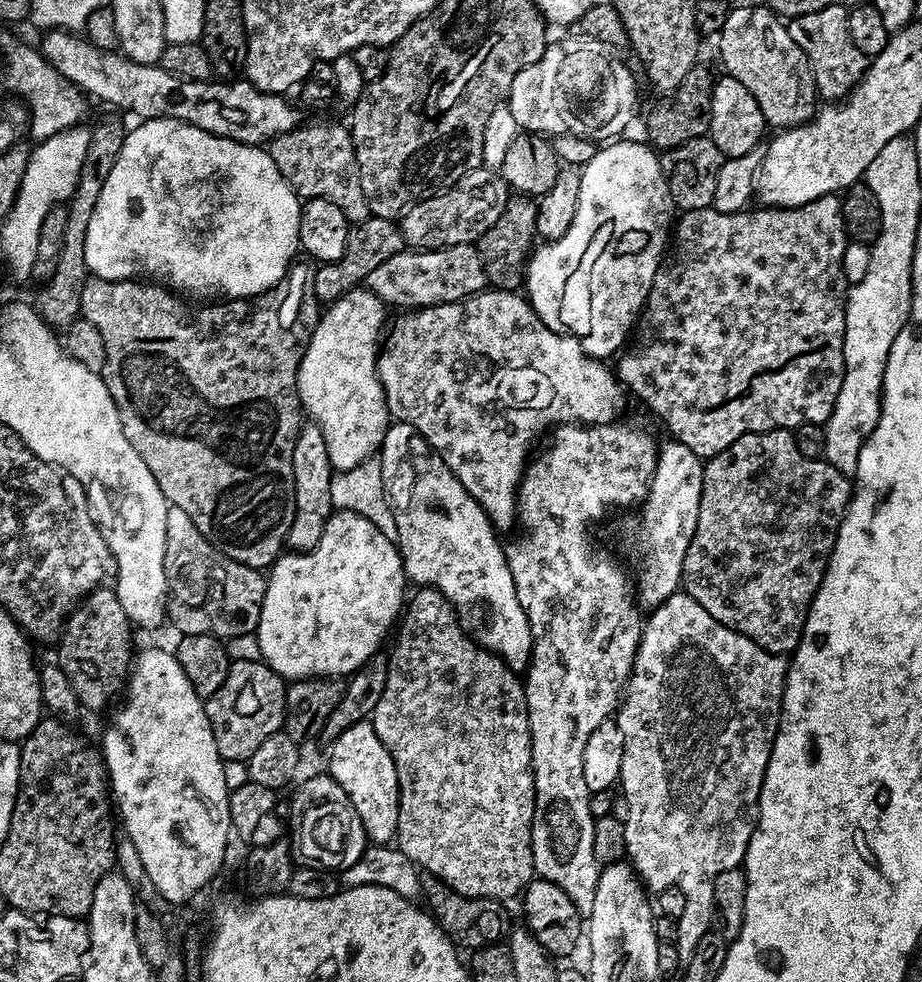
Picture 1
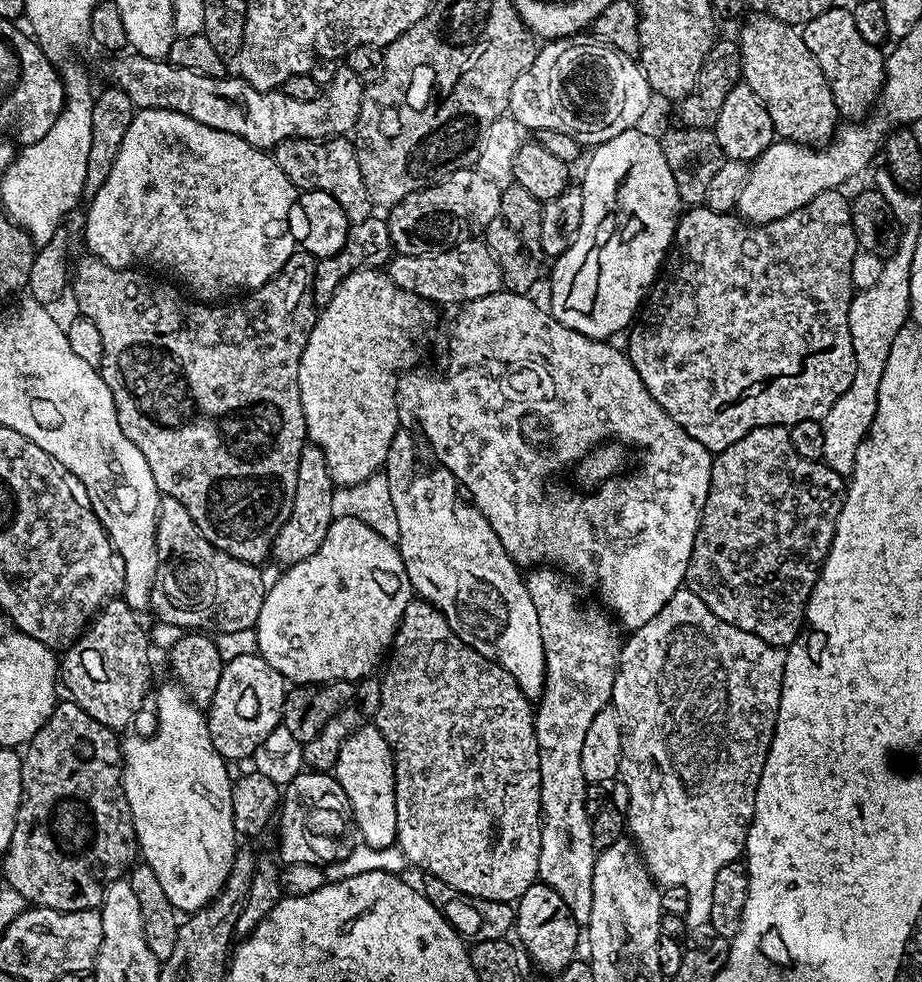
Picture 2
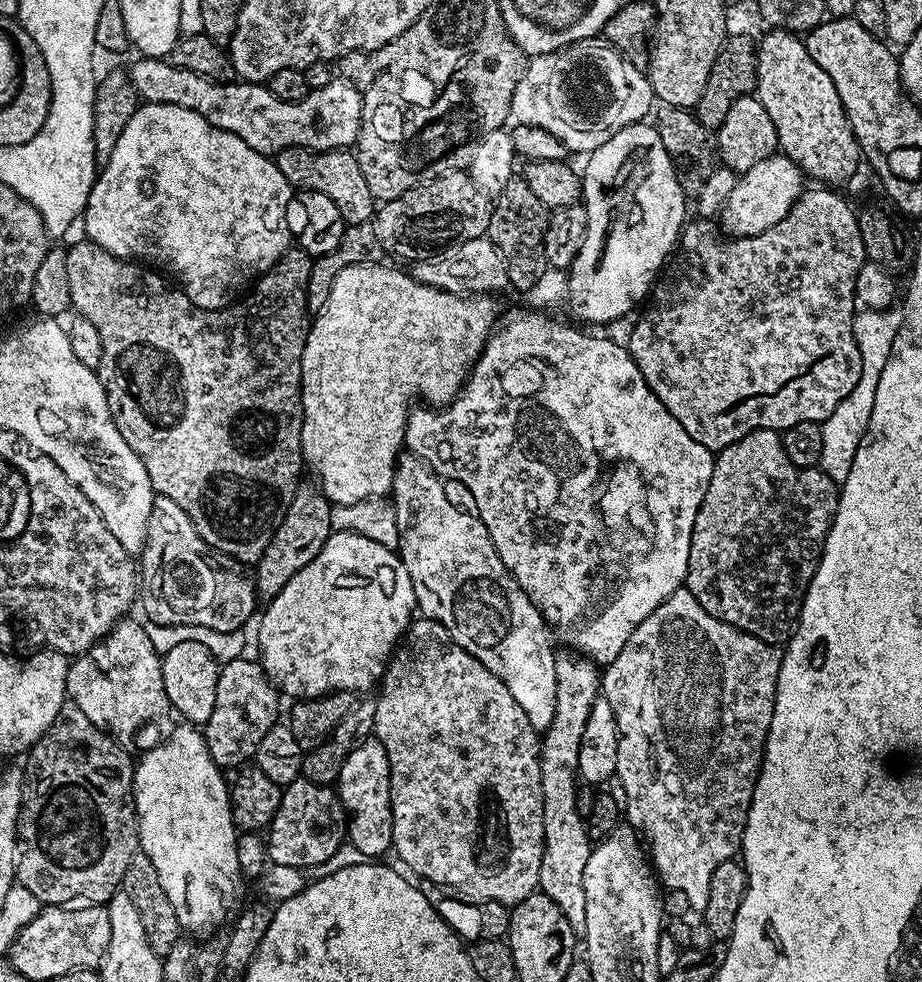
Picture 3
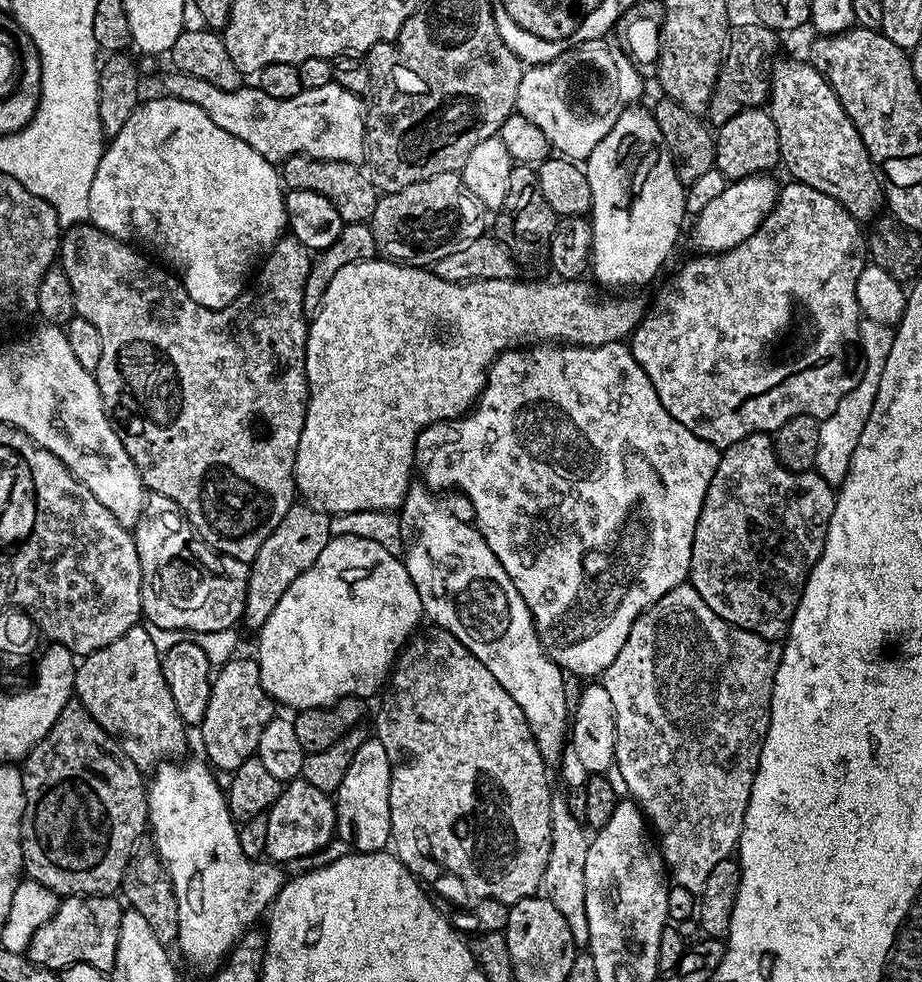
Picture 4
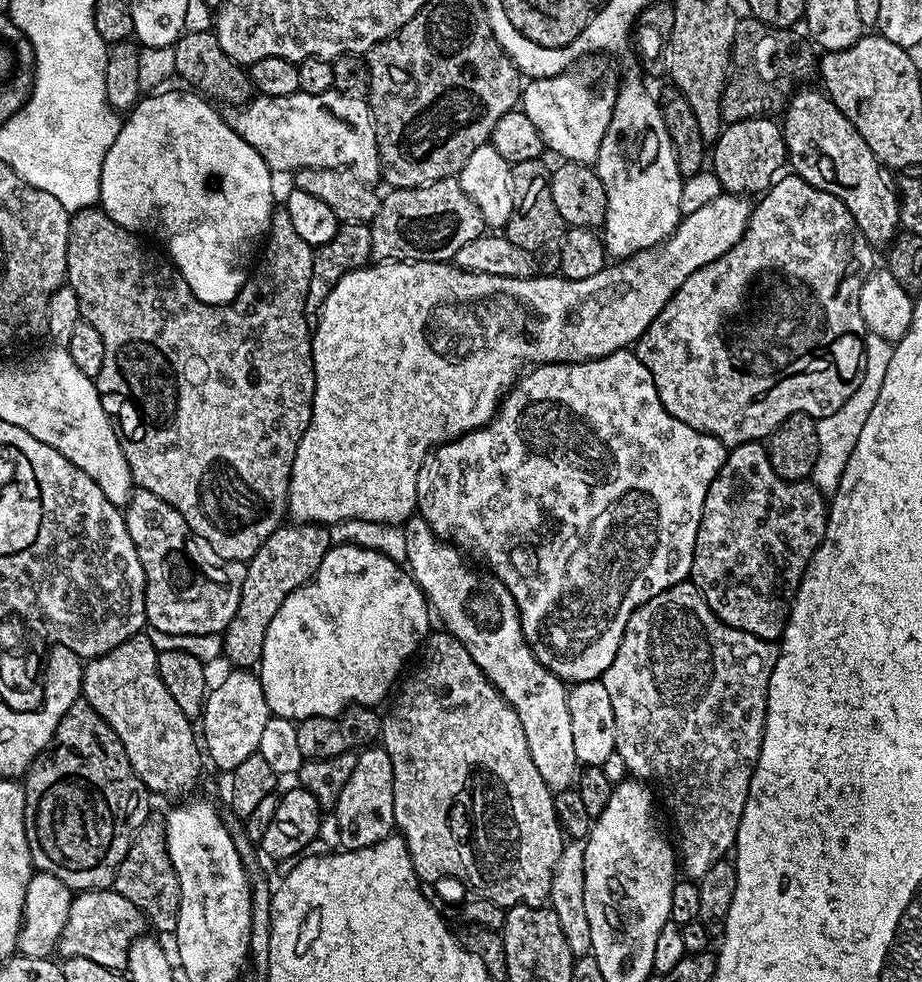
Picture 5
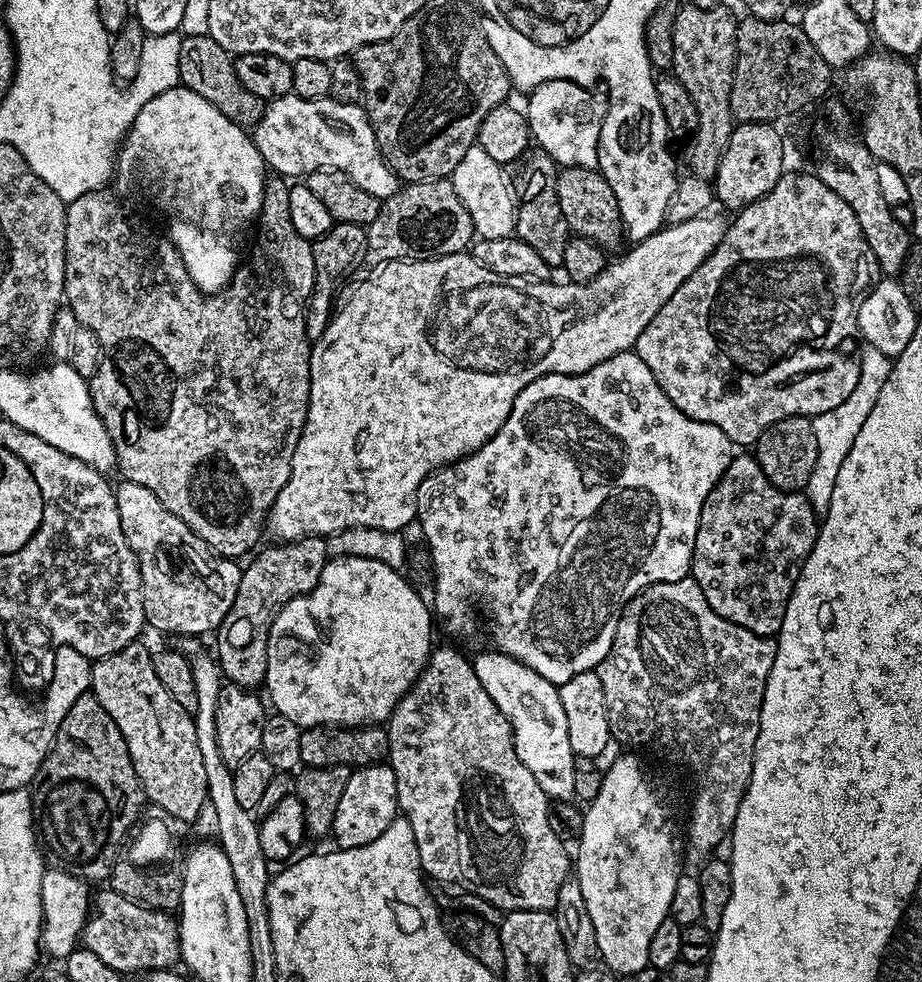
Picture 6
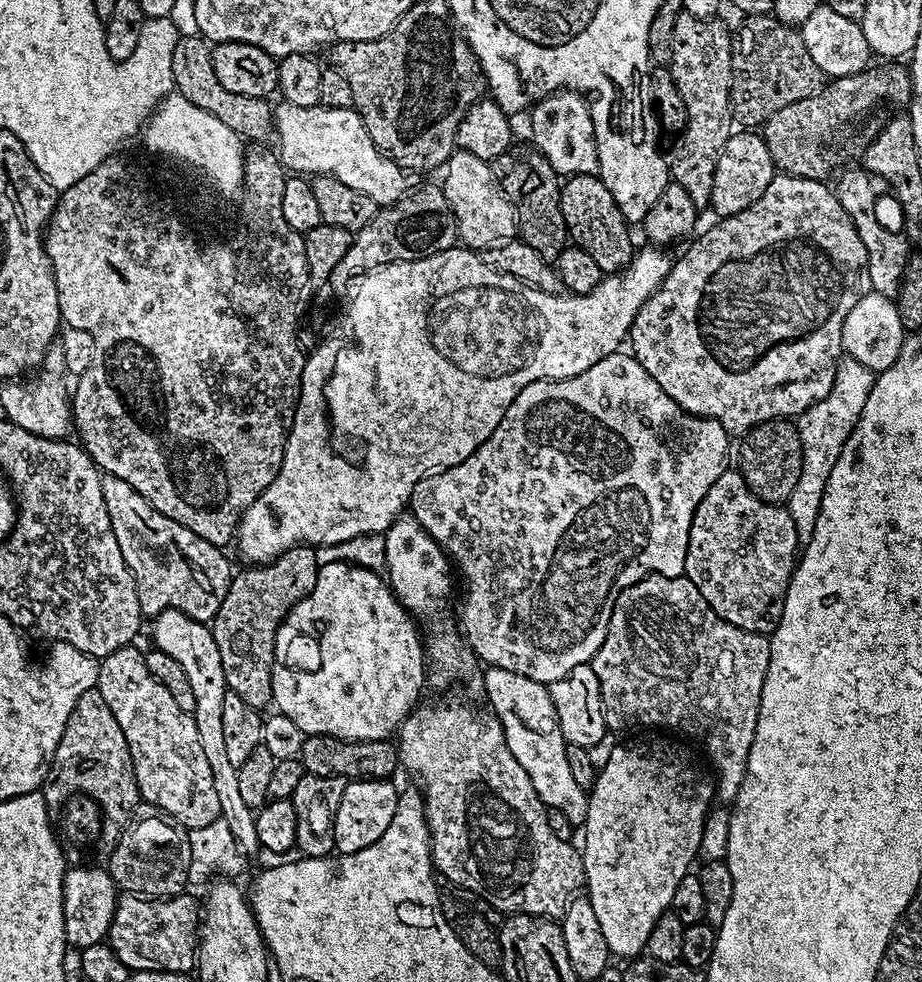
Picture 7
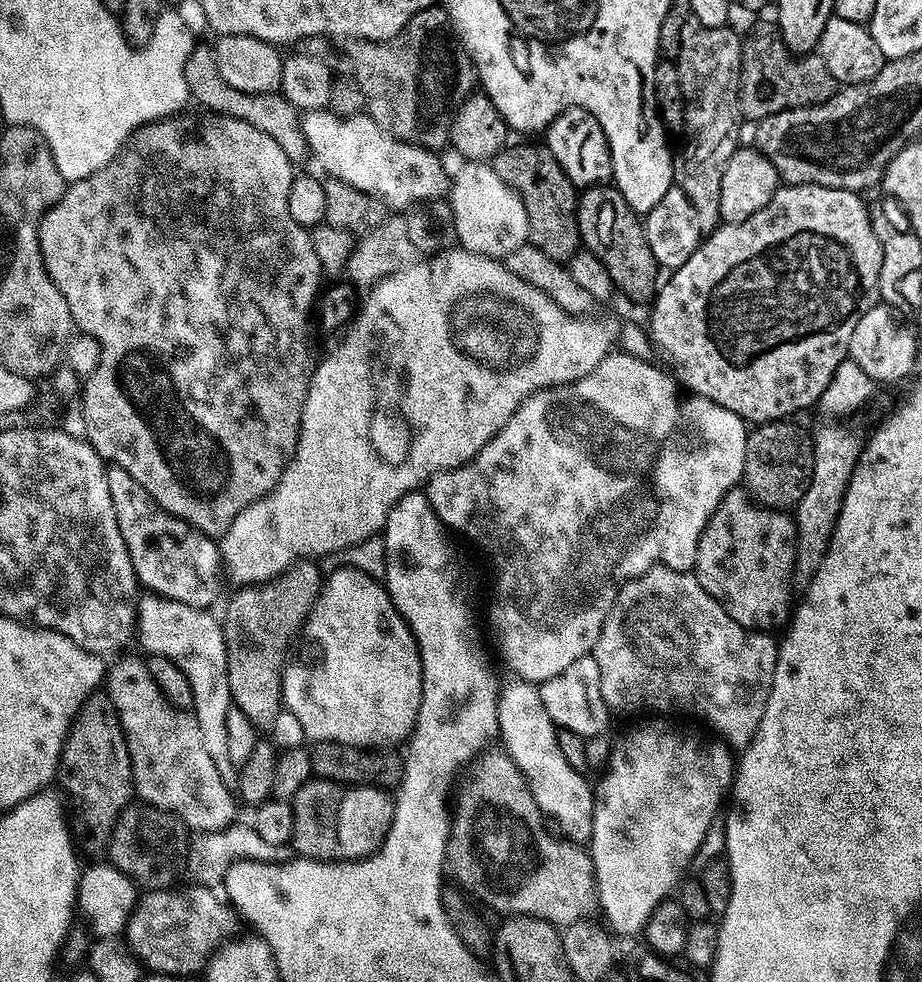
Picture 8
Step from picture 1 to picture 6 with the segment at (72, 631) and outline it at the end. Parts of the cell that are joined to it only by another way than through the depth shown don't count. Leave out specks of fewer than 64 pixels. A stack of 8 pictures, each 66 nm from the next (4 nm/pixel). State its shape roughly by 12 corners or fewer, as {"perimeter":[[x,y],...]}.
{"perimeter":[[140,643],[95,661],[147,803],[192,820],[208,798],[193,713]]}

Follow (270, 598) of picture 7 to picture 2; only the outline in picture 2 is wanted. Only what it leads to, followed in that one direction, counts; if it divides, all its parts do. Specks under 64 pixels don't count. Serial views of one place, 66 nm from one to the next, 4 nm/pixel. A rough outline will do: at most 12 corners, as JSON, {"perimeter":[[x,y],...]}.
{"perimeter":[[305,443],[294,506],[270,549],[280,566],[310,558],[334,519],[324,451]]}

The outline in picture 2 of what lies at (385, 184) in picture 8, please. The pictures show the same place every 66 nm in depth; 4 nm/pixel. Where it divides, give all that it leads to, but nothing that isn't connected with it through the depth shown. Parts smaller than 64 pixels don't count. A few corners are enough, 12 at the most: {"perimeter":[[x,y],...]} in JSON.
{"perimeter":[[120,54],[111,83],[255,148],[344,138],[365,85],[346,66],[310,102]]}

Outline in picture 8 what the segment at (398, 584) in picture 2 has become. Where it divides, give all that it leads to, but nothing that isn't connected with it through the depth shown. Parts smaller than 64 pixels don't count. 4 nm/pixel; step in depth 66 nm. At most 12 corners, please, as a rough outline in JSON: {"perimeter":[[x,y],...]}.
{"perimeter":[[327,573],[282,698],[312,742],[403,745],[420,647],[387,587]]}

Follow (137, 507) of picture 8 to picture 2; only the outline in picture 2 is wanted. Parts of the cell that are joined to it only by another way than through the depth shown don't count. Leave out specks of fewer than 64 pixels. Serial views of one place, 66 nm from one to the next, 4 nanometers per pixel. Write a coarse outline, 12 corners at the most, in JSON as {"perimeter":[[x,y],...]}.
{"perimeter":[[178,498],[156,519],[157,621],[255,628],[260,571],[219,552]]}

